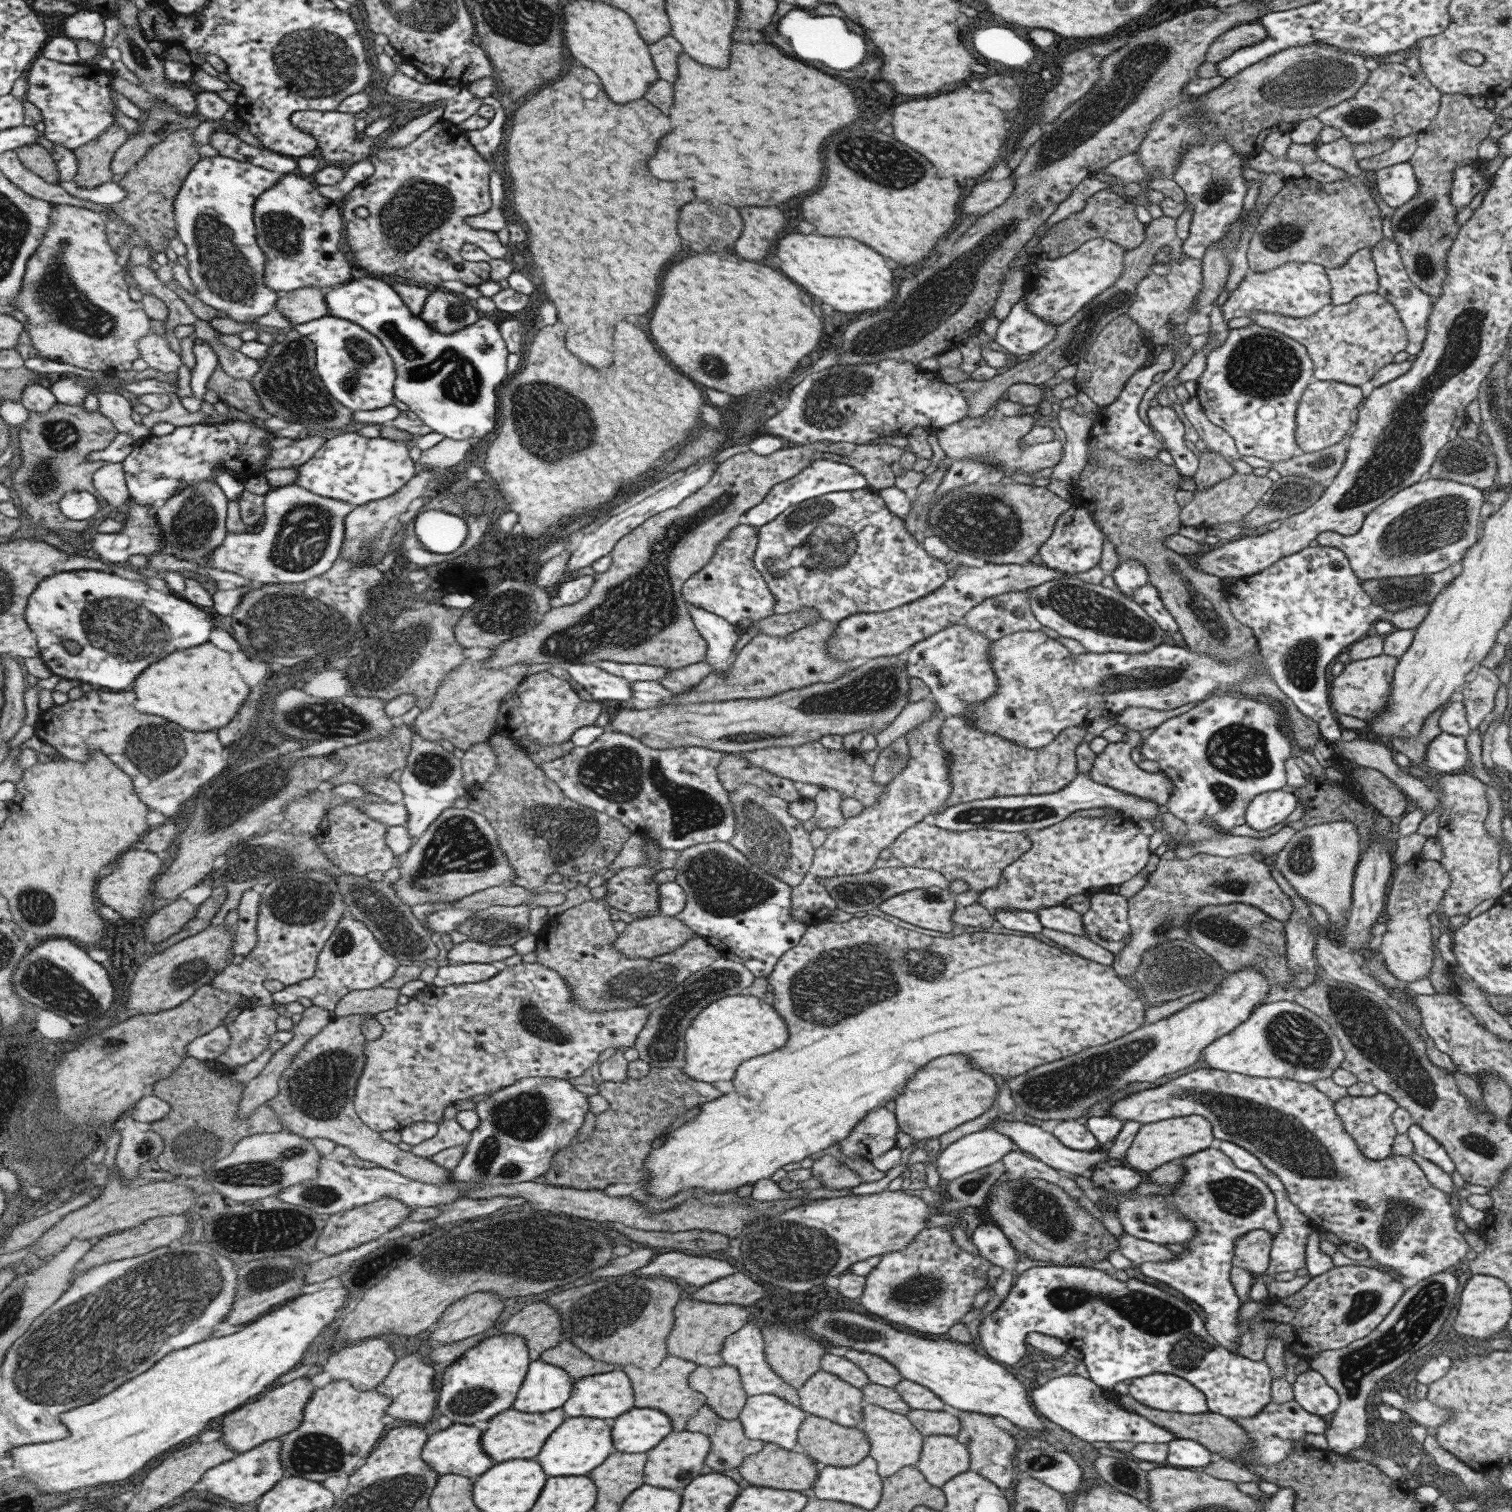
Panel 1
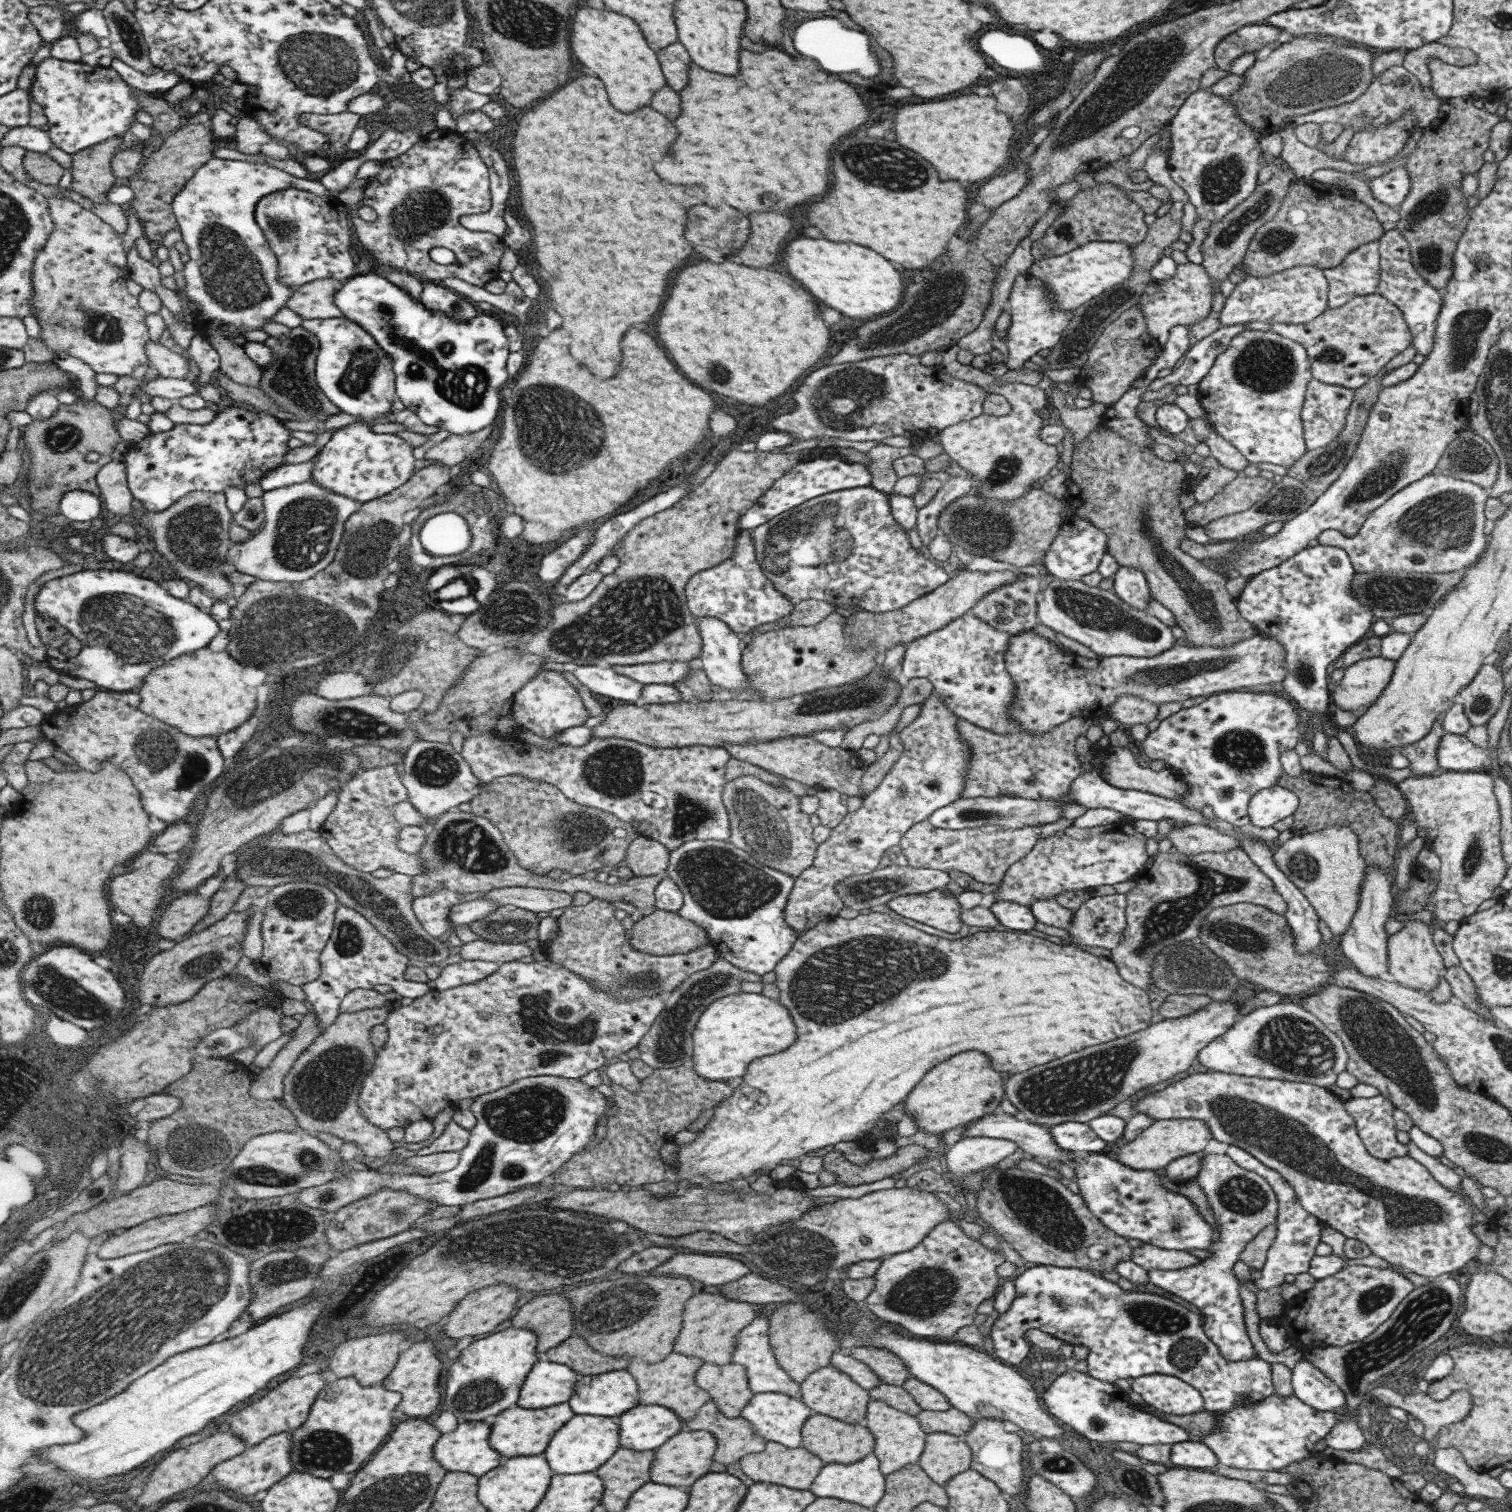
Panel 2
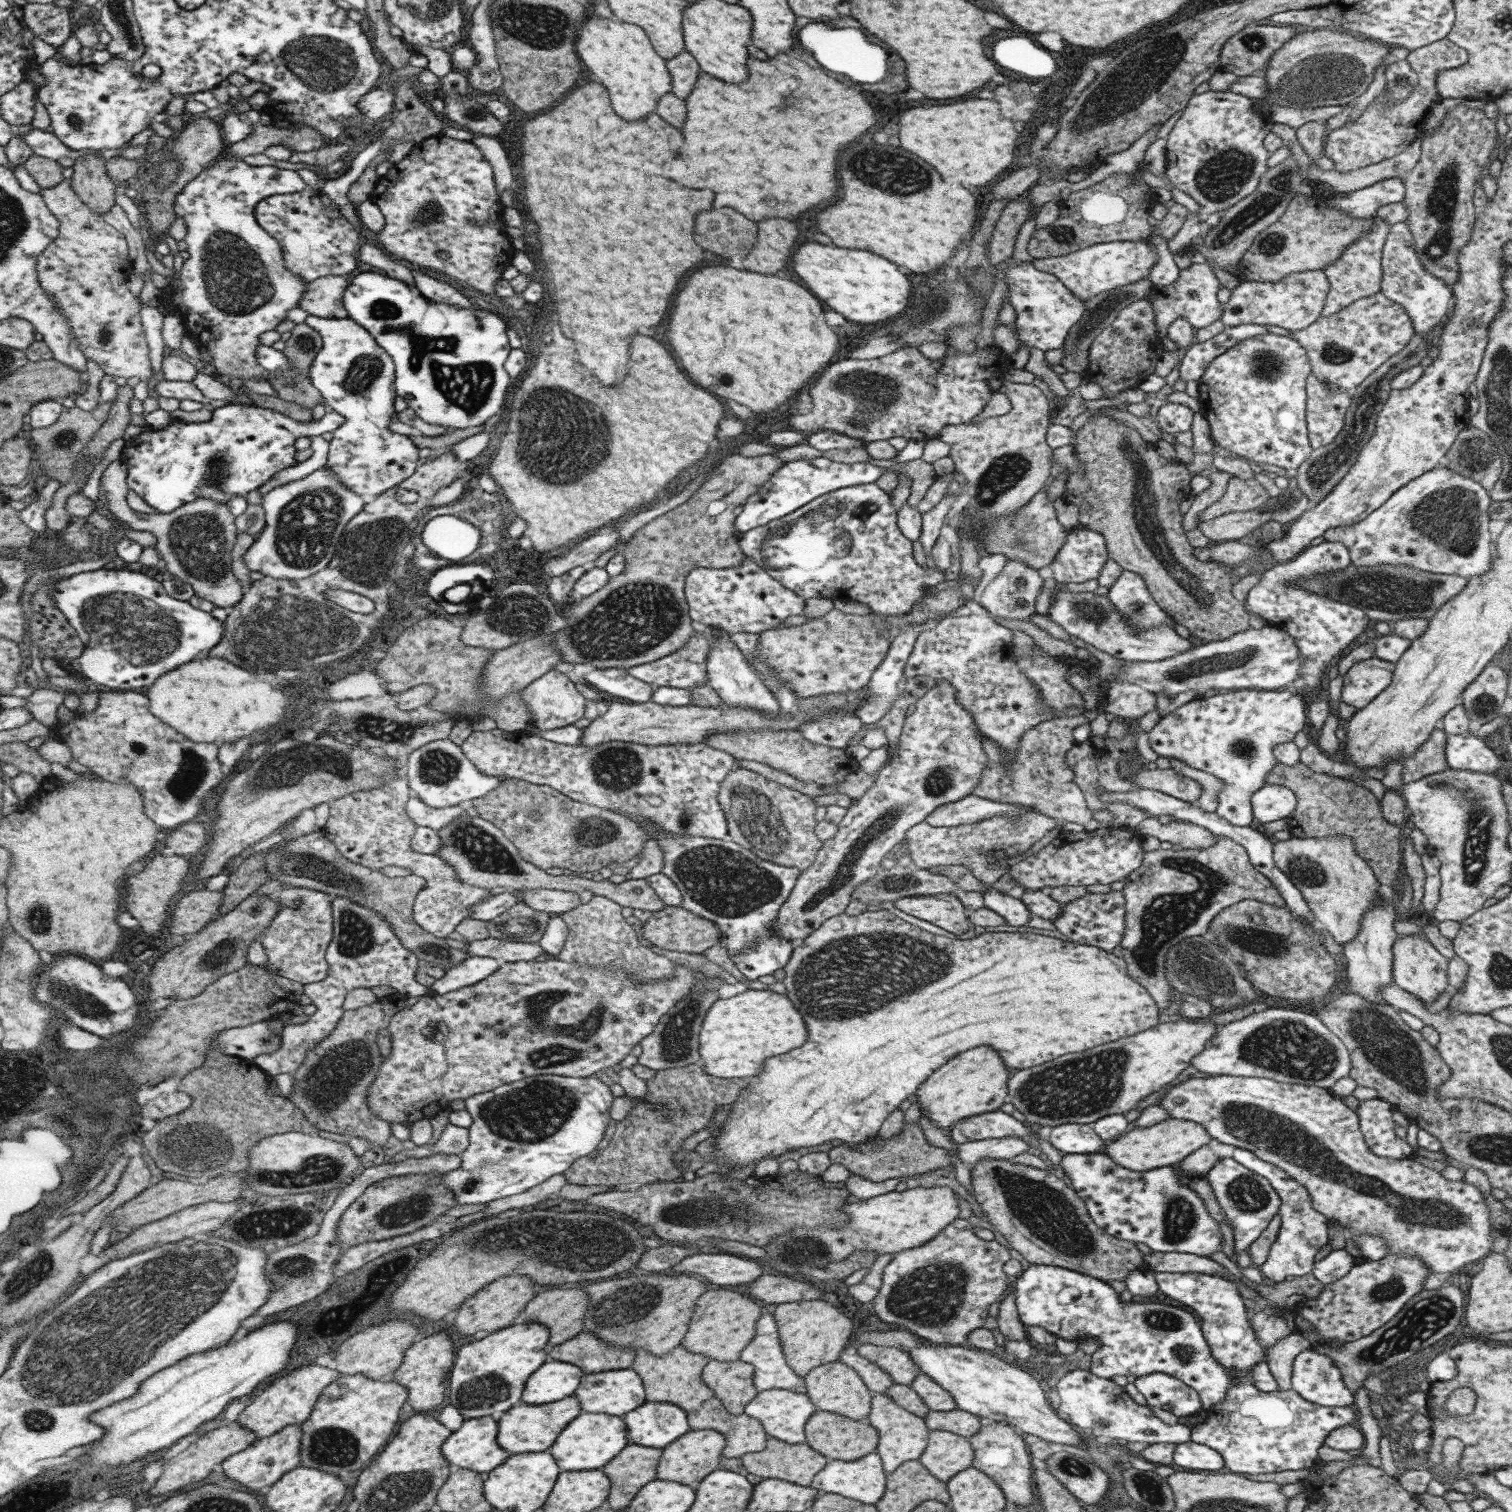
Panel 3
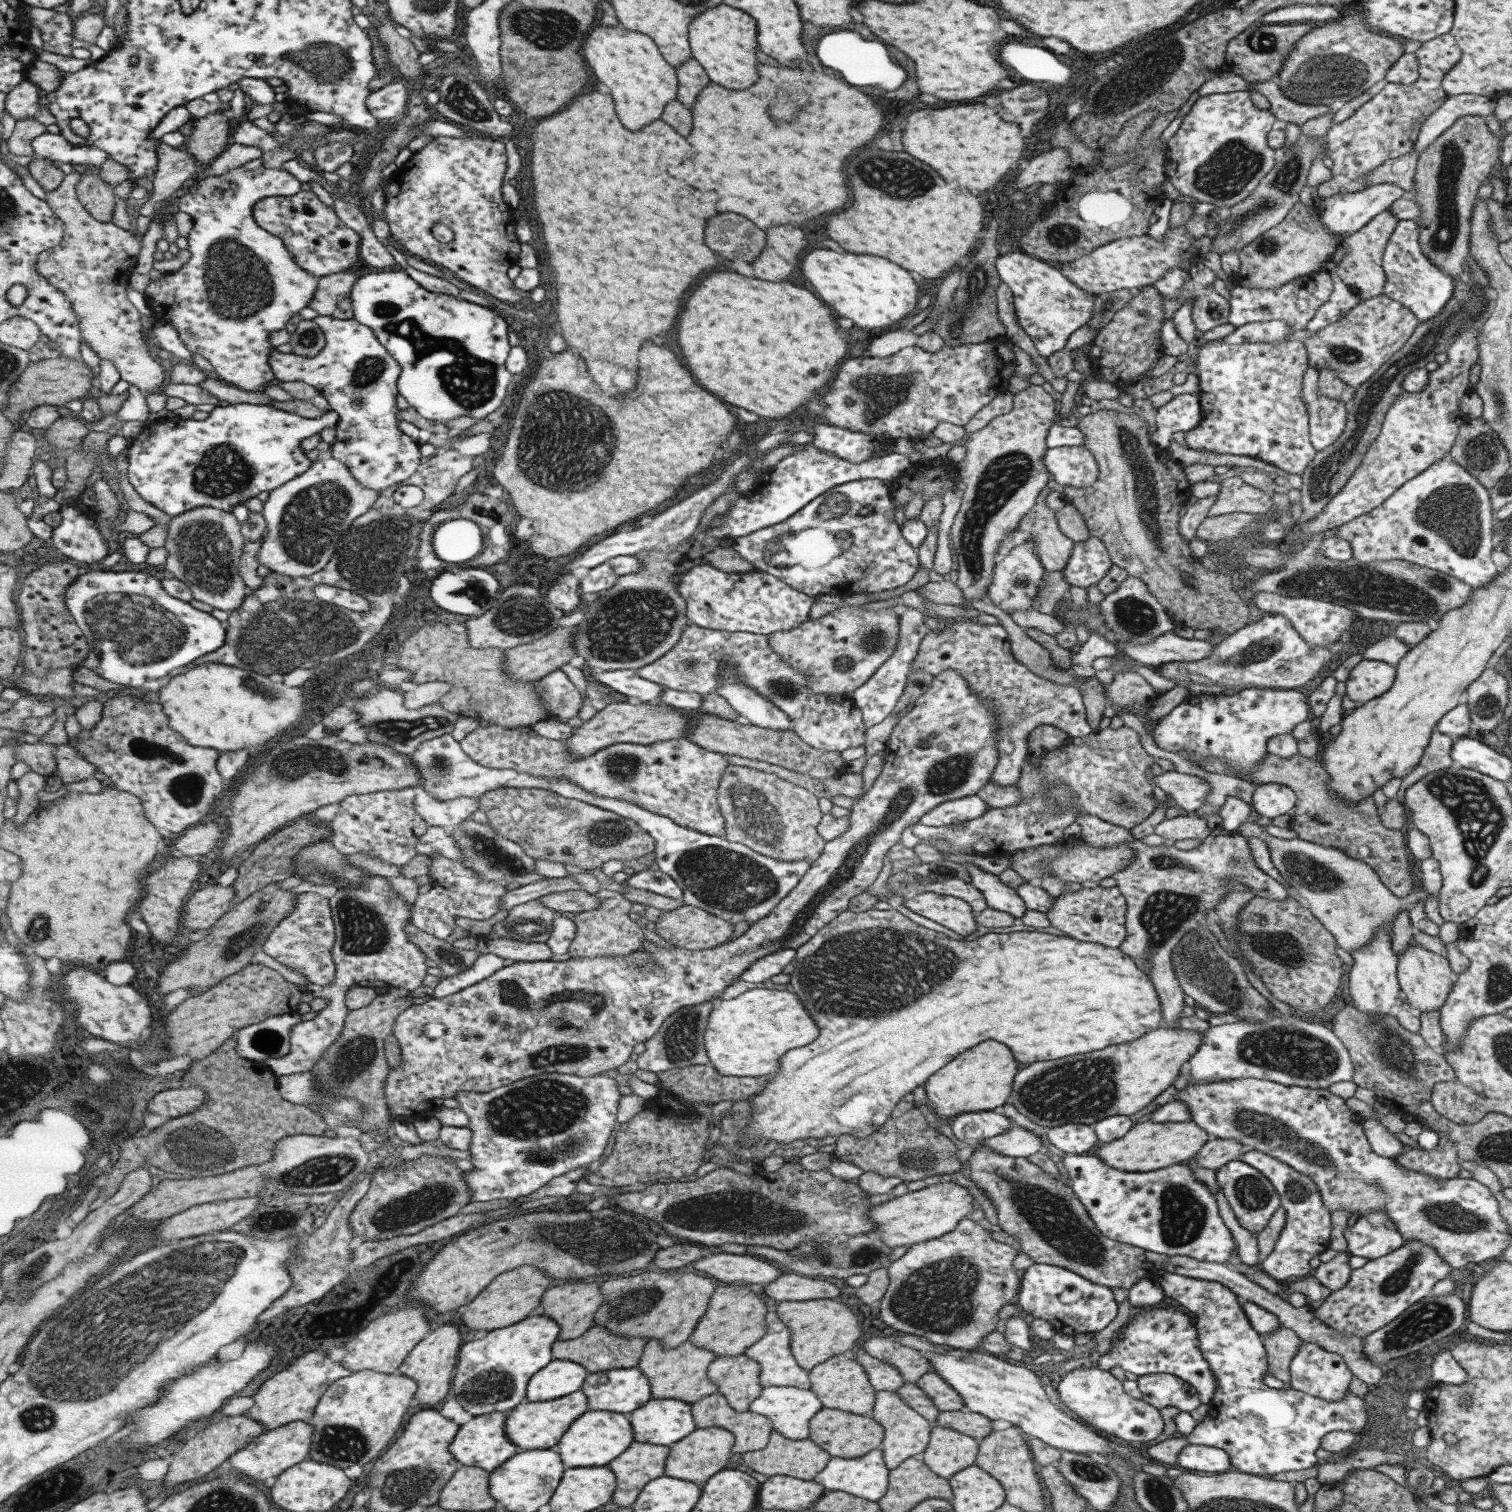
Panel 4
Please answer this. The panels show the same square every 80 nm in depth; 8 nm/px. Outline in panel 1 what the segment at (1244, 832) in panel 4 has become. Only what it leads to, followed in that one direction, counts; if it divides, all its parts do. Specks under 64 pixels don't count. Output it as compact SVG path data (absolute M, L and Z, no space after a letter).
M1338 820L1294 831L1289 842L1269 862L1299 896L1321 906L1328 914L1328 922L1335 924L1343 922L1350 909L1352 878L1360 849L1355 825L1348 820Z

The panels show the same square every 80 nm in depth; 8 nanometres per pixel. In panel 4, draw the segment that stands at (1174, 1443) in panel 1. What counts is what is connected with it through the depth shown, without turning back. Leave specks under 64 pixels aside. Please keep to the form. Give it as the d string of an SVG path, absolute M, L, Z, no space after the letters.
M1187 1443L1177 1454L1175 1466L1186 1472L1221 1474L1232 1470L1229 1455L1217 1447Z

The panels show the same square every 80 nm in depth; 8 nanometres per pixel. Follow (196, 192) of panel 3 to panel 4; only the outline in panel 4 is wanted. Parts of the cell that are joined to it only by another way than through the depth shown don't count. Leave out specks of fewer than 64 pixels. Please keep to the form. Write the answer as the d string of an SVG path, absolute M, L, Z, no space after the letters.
M261 165L256 170L247 170L247 168L241 167L219 176L210 176L200 181L193 181L188 184L188 187L189 190L178 198L178 210L186 212L193 220L193 227L189 232L189 236L187 236L191 257L178 271L163 274L162 277L156 281L151 280L144 292L145 298L147 298L147 302L149 302L152 311L155 312L157 320L163 320L172 324L177 330L179 338L183 344L185 344L185 347L189 351L196 352L208 360L221 380L224 380L228 384L235 385L241 390L249 392L262 391L267 385L277 383L274 367L269 364L269 352L273 352L273 350L276 349L273 347L273 344L269 342L269 336L271 336L273 332L277 332L277 330L283 330L285 326L287 326L287 322L289 322L297 312L301 312L303 308L311 306L311 302L315 300L315 294L318 293L318 282L320 279L317 276L312 276L310 272L307 272L298 265L298 262L294 259L294 254L291 254L291 251L287 248L282 238L267 232L262 226L259 226L259 223L254 217L254 208L263 198L295 196L298 192L303 191L303 183L301 183L301 180L297 180L291 172L277 168L265 168L265 166Z

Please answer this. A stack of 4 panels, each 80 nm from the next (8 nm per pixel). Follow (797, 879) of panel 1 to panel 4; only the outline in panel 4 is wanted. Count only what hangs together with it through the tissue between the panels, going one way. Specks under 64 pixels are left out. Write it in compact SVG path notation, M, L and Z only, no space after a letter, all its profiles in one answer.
M727 766L716 793L718 809L724 818L723 837L775 860L797 862L805 858L812 862L824 845L816 829L822 815L817 799L815 792L809 793L769 772Z

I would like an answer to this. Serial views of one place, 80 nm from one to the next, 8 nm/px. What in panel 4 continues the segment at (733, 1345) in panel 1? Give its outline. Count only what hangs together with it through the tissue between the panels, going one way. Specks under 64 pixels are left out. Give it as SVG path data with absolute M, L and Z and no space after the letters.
M767 1312L764 1321L766 1329L763 1336L742 1352L759 1365L759 1384L762 1388L768 1386L795 1386L809 1389L808 1371L803 1370L791 1356L788 1328L774 1312Z

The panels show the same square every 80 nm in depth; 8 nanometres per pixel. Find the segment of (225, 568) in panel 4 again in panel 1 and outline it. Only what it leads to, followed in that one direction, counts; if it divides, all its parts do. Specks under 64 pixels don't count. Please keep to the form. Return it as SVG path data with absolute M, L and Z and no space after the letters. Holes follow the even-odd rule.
M107 463L94 474L94 485L111 508L119 508L130 498L123 463ZM197 481L180 490L179 494L167 500L156 513L162 540L166 541L165 552L202 568L213 568L209 565L208 556L227 538L229 509L229 498L215 481Z

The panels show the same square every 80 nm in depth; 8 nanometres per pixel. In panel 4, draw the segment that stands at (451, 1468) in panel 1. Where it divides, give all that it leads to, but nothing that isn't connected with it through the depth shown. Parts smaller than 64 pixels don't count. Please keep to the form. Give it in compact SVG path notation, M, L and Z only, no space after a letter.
M508 1411L493 1412L476 1416L460 1426L458 1436L451 1444L451 1451L454 1452L455 1459L459 1460L461 1466L475 1466L493 1472L521 1453L521 1448L511 1442L506 1433L507 1417L509 1417Z

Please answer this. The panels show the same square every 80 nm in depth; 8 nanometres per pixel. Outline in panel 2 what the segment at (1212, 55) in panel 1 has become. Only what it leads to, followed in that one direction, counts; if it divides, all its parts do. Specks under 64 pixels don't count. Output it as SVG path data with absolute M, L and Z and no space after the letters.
M1264 23L1243 26L1243 28L1235 30L1235 32L1223 37L1223 40L1217 42L1214 50L1215 65L1224 71L1230 72L1230 65L1243 54L1253 54L1256 61L1260 56L1266 55L1271 50L1270 47L1278 42L1282 33L1283 31Z

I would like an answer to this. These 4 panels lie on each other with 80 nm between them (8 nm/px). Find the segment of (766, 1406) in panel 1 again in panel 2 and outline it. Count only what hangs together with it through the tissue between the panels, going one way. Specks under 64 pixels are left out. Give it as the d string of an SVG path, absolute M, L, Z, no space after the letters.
M766 1392L754 1394L741 1409L740 1417L744 1418L753 1429L753 1432L766 1441L776 1442L787 1448L800 1446L800 1430L809 1415L813 1414L799 1398L791 1398L787 1394Z

